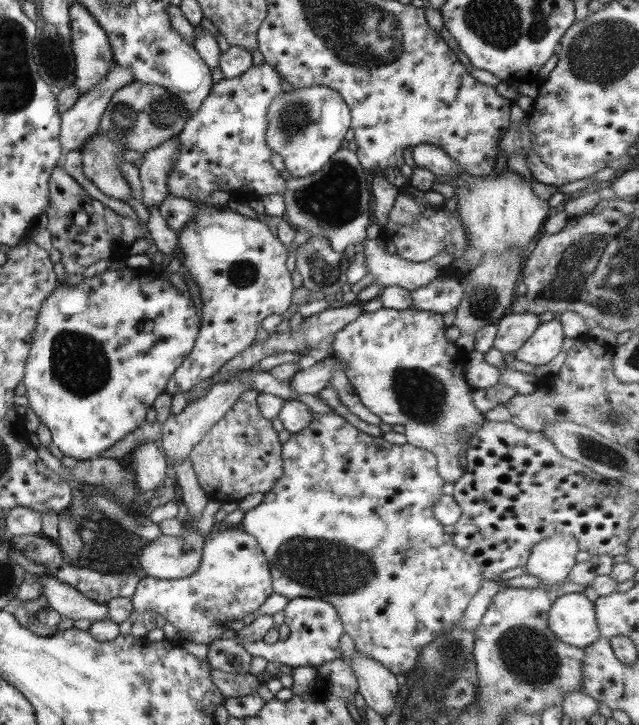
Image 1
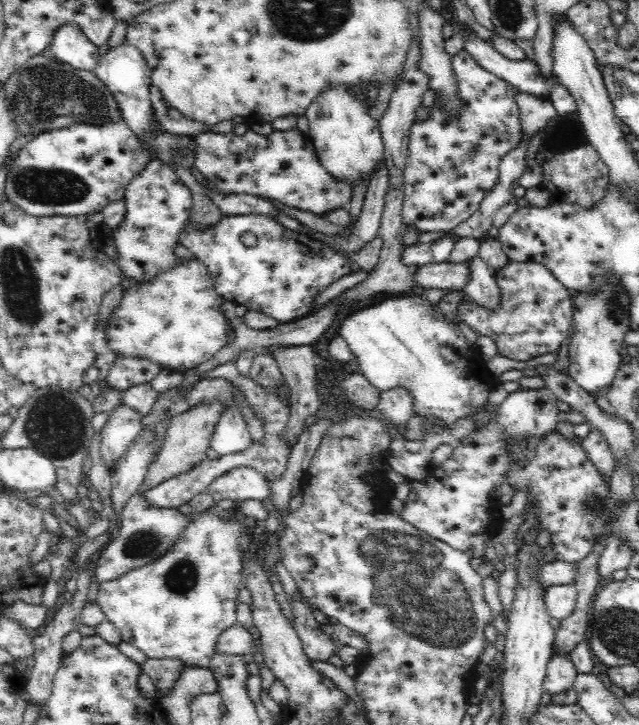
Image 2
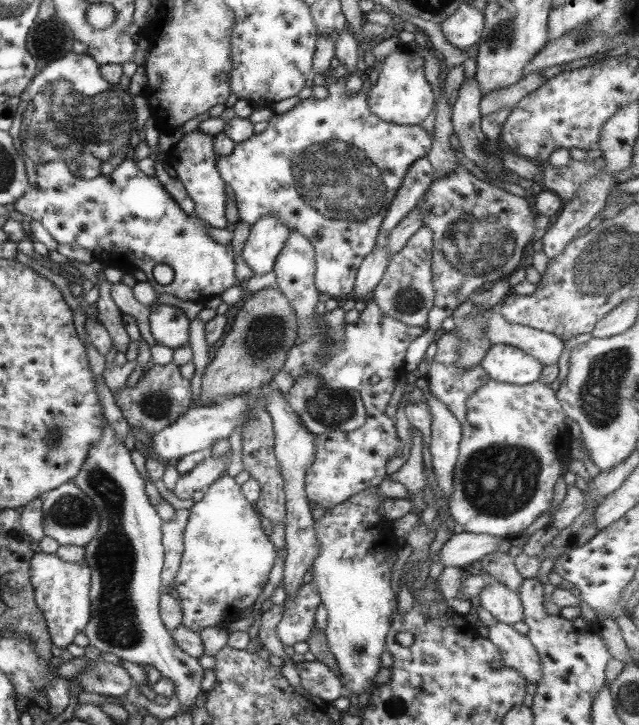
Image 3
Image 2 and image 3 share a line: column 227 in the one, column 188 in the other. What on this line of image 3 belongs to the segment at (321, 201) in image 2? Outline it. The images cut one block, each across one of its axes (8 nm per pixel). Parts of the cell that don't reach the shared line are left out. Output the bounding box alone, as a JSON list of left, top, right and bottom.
[167,128,228,229]

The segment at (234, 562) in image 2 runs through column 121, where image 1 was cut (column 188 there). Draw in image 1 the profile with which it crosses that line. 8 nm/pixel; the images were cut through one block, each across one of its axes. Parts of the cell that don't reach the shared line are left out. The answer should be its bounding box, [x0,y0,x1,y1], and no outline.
[130,527,273,645]

